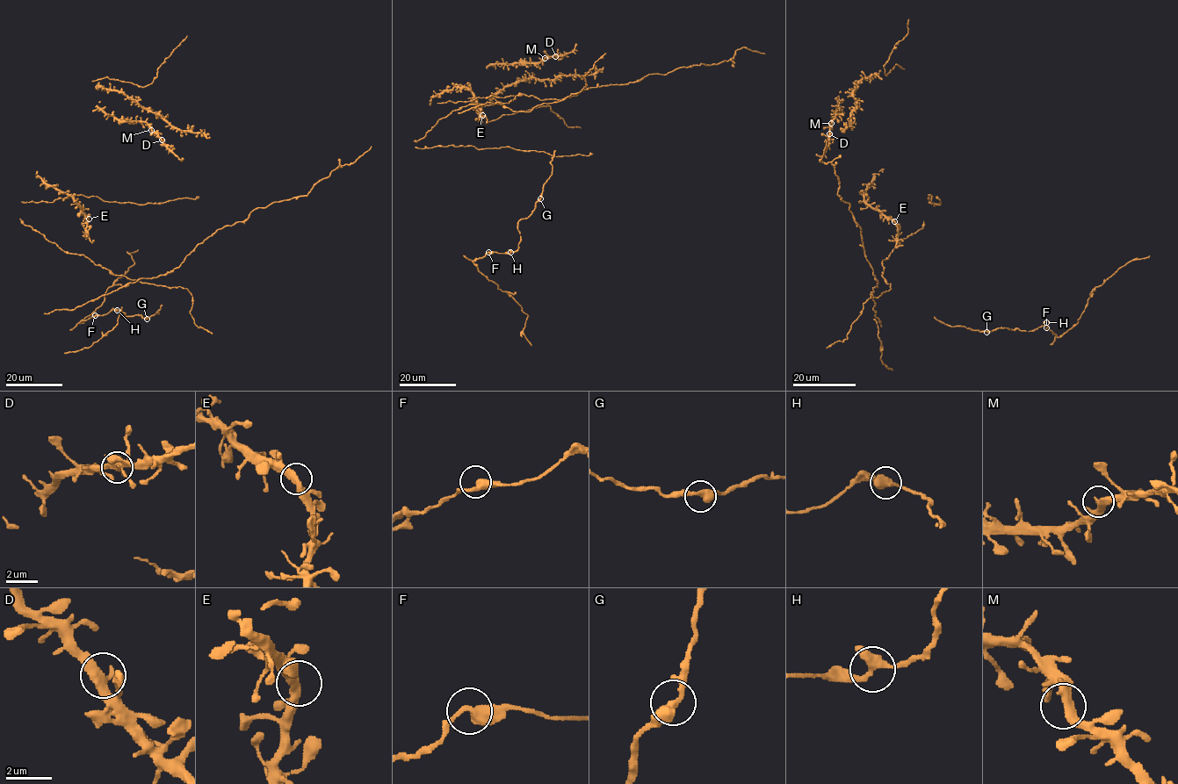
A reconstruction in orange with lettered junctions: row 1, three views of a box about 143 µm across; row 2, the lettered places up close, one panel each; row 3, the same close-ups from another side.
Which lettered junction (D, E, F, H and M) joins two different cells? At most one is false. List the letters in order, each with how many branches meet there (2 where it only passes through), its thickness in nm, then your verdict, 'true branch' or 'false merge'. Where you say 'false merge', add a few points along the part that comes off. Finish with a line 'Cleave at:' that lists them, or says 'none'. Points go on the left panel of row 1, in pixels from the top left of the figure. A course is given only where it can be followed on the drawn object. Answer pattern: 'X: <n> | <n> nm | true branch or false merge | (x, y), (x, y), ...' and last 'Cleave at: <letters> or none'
D: 2 | 400 nm | true branch
E: 2 | 360 nm | true branch
F: 2 | 440 nm | true branch
H: 2 | 440 nm | true branch
M: 2 | 400 nm | true branch
Cleave at: none

